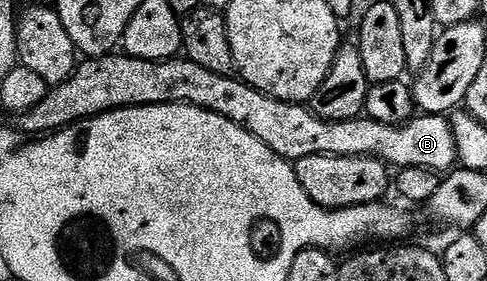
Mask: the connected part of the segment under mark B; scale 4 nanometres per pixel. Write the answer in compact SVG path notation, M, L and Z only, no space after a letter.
M112 52L101 58L87 58L80 61L75 67L75 71L69 76L69 80L65 80L60 86L50 87L45 96L45 100L41 100L41 104L37 104L37 108L33 108L29 114L22 115L21 130L27 136L46 136L56 130L62 130L64 126L72 126L75 122L83 122L87 118L95 118L99 114L105 113L106 110L120 110L123 106L156 106L157 104L169 104L170 102L184 102L187 106L196 106L202 110L208 110L214 114L225 116L225 120L233 120L233 124L237 124L241 128L245 128L253 136L257 136L257 140L261 140L261 144L268 146L274 154L286 158L288 162L294 164L299 162L305 156L317 156L318 154L332 154L333 156L365 156L366 158L379 158L386 162L388 167L402 168L404 166L412 166L413 168L429 168L436 172L447 172L456 165L457 162L457 144L453 140L453 132L451 131L451 123L446 117L437 114L423 114L416 116L409 122L403 123L402 126L390 126L389 124L381 124L377 120L360 116L353 120L325 120L318 118L306 105L297 102L283 102L280 98L270 98L268 94L262 94L259 90L252 88L248 82L240 80L238 77L229 74L218 74L217 72L209 72L209 68L201 68L201 64L191 61L186 56L176 56L166 58L163 62L154 62L153 60L141 60L140 58L128 58L126 53Z

